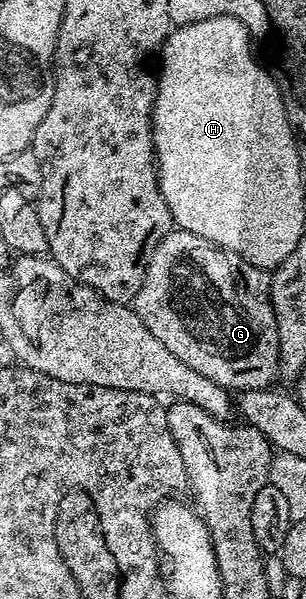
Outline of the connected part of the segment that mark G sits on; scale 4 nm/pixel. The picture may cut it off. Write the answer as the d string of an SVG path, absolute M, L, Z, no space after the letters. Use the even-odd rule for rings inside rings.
M169 230L163 233L163 235L155 241L155 244L146 260L142 290L138 290L134 301L136 314L142 322L146 324L147 329L149 329L171 353L176 354L182 362L186 362L187 366L198 370L198 374L206 374L206 378L218 382L223 388L241 393L249 392L250 390L258 390L259 388L273 387L274 381L272 381L272 379L277 379L280 370L280 351L278 350L278 322L276 321L274 306L270 298L270 290L268 289L269 277L266 275L265 269L256 268L253 264L246 262L240 256L233 256L231 252L218 247L217 244L211 244L206 238L202 238L198 234Z

